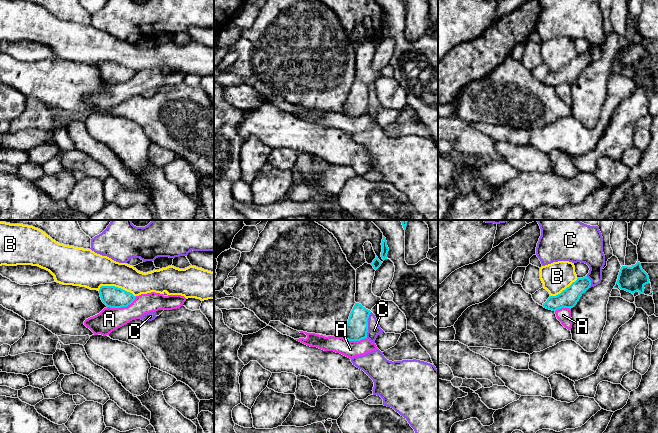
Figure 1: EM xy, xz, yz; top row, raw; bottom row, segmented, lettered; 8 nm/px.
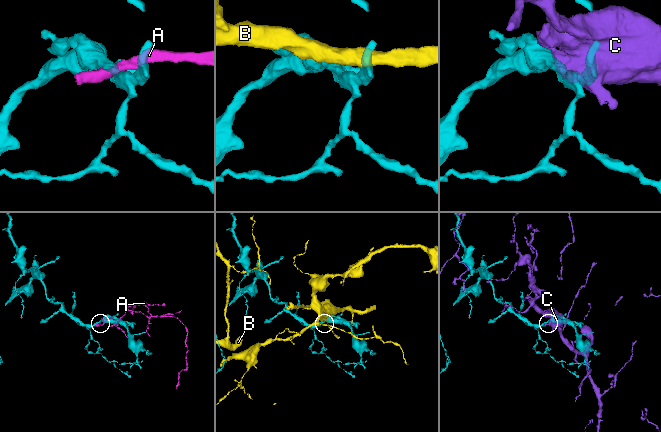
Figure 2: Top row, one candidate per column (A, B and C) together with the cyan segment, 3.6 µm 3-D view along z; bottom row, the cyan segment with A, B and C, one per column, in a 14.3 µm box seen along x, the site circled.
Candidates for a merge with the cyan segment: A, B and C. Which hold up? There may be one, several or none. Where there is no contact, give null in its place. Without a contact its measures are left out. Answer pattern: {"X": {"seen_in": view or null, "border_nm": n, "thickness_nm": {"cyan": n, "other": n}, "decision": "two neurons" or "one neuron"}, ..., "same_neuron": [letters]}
{"A": {"seen_in": "xy", "border_nm": 260, "thickness_nm": {"cyan": 170, "other": 190}, "decision": "two neurons"}, "B": {"seen_in": "xy", "border_nm": 300, "thickness_nm": {"cyan": 170, "other": 280}, "decision": "two neurons"}, "C": {"seen_in": "xz", "border_nm": 220, "thickness_nm": {"cyan": 180, "other": 100}, "decision": "two neurons"}, "same_neuron": []}

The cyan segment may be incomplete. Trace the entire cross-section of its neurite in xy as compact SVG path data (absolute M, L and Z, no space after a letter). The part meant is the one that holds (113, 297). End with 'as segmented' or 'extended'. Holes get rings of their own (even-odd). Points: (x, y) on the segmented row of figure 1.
M101 286L99 293L102 302L110 308L127 307L136 298L132 293L115 286Z; as segmented

